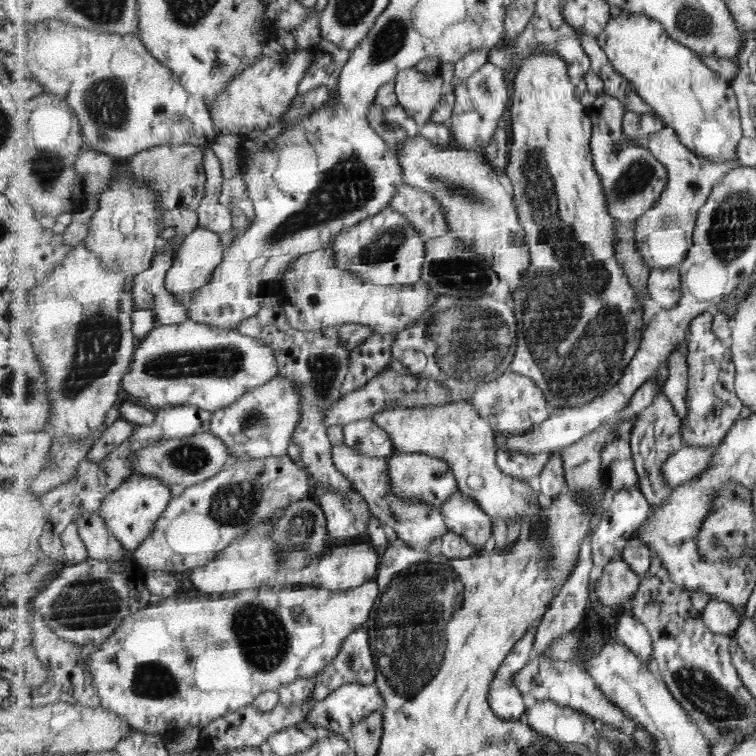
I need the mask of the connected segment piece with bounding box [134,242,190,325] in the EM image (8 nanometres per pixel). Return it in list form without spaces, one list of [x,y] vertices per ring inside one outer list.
[[[169,242],[158,254],[150,268],[135,276],[136,308],[153,310],[158,325],[181,324],[190,319],[189,306],[166,288],[166,275],[174,264],[176,251]]]

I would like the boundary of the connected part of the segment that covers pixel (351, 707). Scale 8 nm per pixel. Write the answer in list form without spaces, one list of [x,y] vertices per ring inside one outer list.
[[[376,683],[346,684],[318,702],[308,714],[307,721],[318,729],[333,730],[348,736],[363,717],[371,715],[373,711],[384,710],[385,698]]]

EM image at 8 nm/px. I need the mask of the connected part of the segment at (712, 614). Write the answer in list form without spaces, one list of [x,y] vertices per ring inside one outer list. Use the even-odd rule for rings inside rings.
[[[717,598],[709,599],[701,615],[713,632],[723,635],[735,633],[743,622],[743,614],[739,614],[737,608]]]

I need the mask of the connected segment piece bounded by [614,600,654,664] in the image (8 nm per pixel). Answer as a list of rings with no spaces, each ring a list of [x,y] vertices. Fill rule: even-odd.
[[[632,600],[623,602],[623,611],[616,621],[615,633],[618,641],[629,646],[643,662],[653,660],[653,637],[649,629],[634,615]]]

